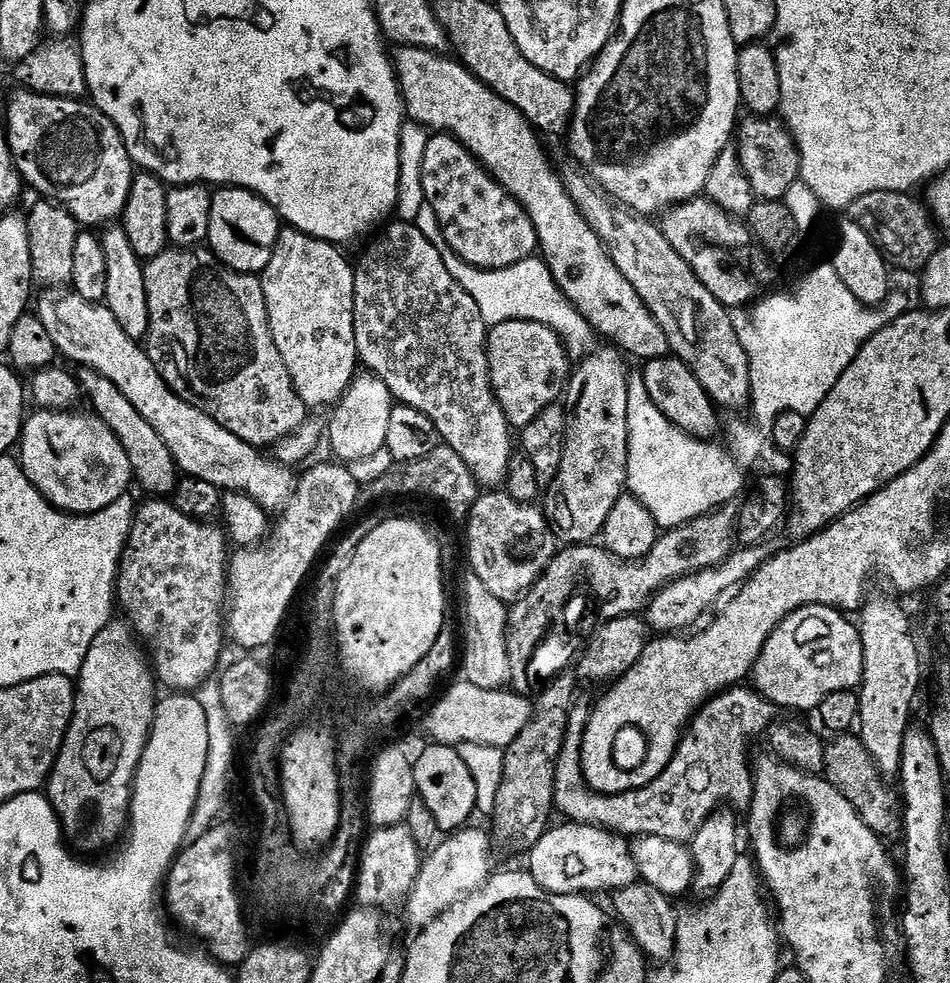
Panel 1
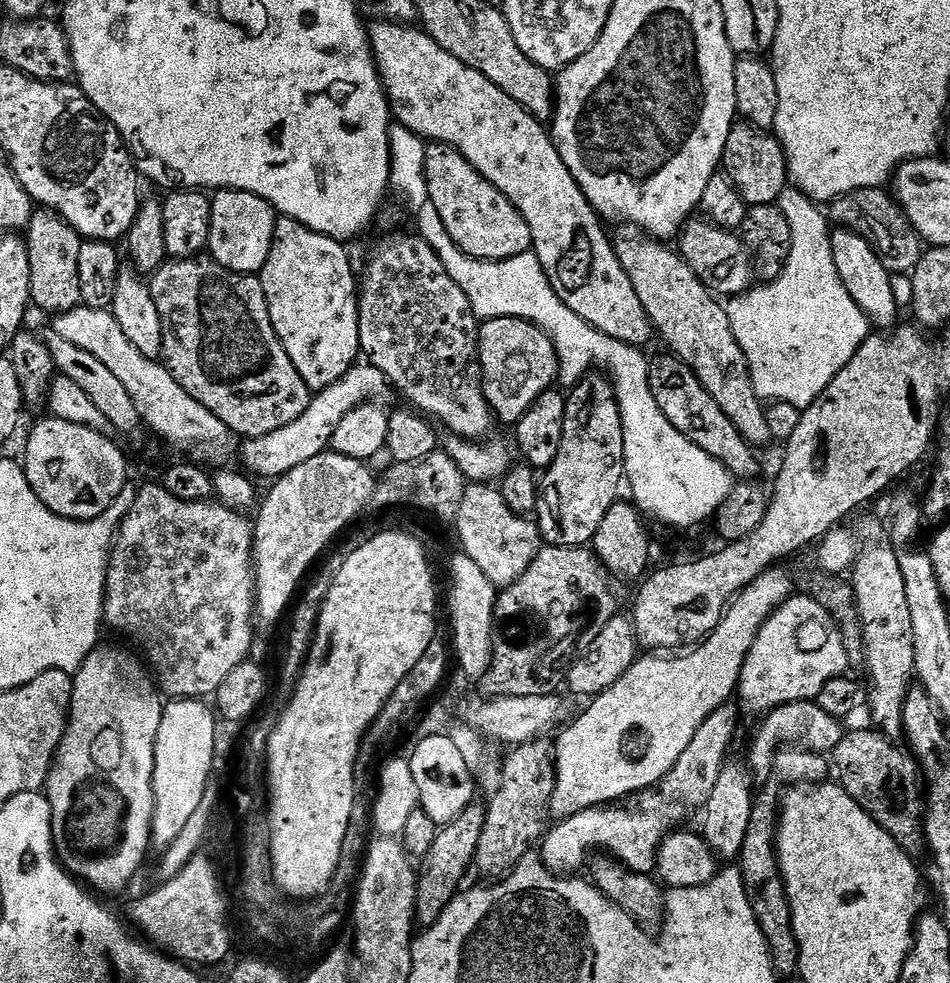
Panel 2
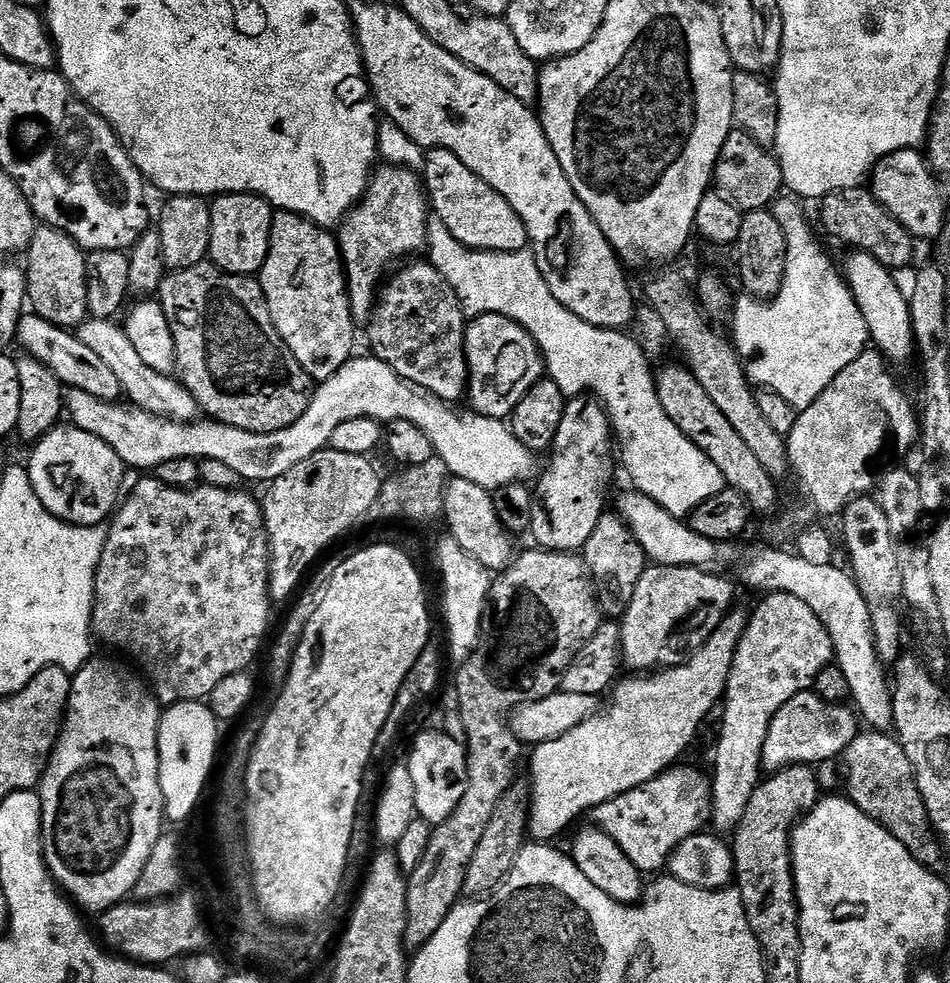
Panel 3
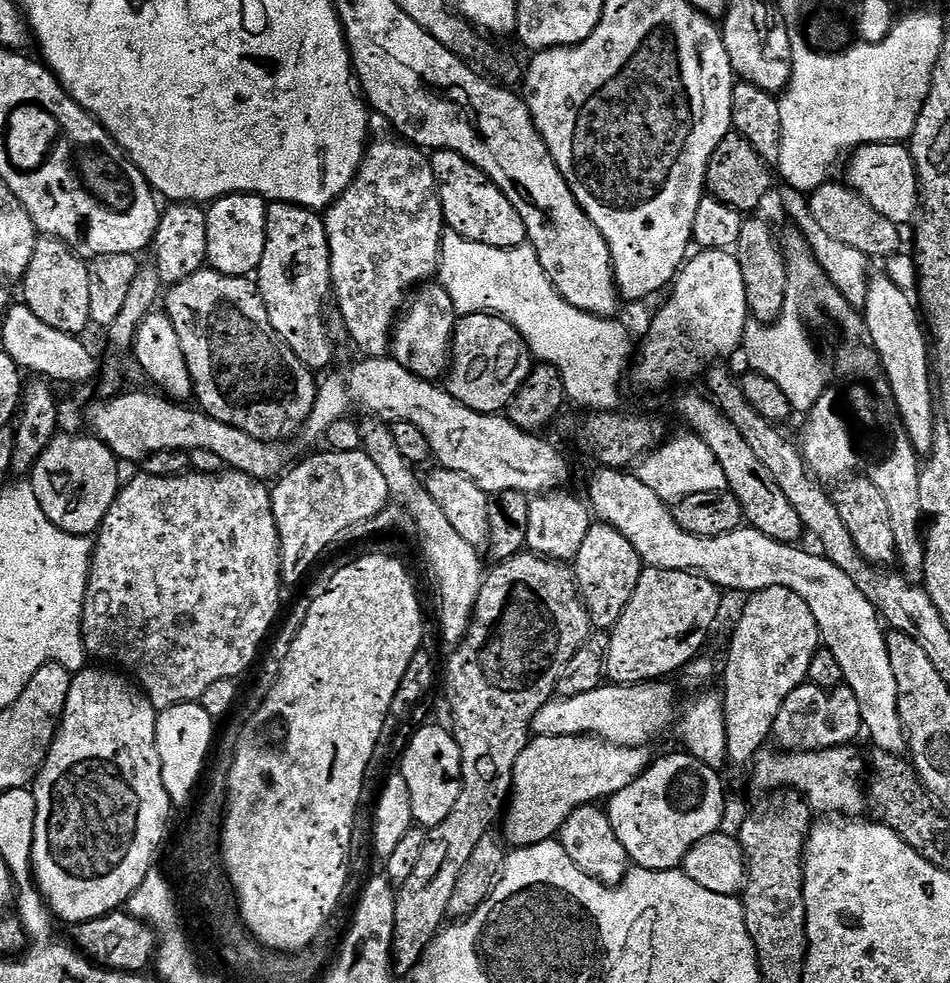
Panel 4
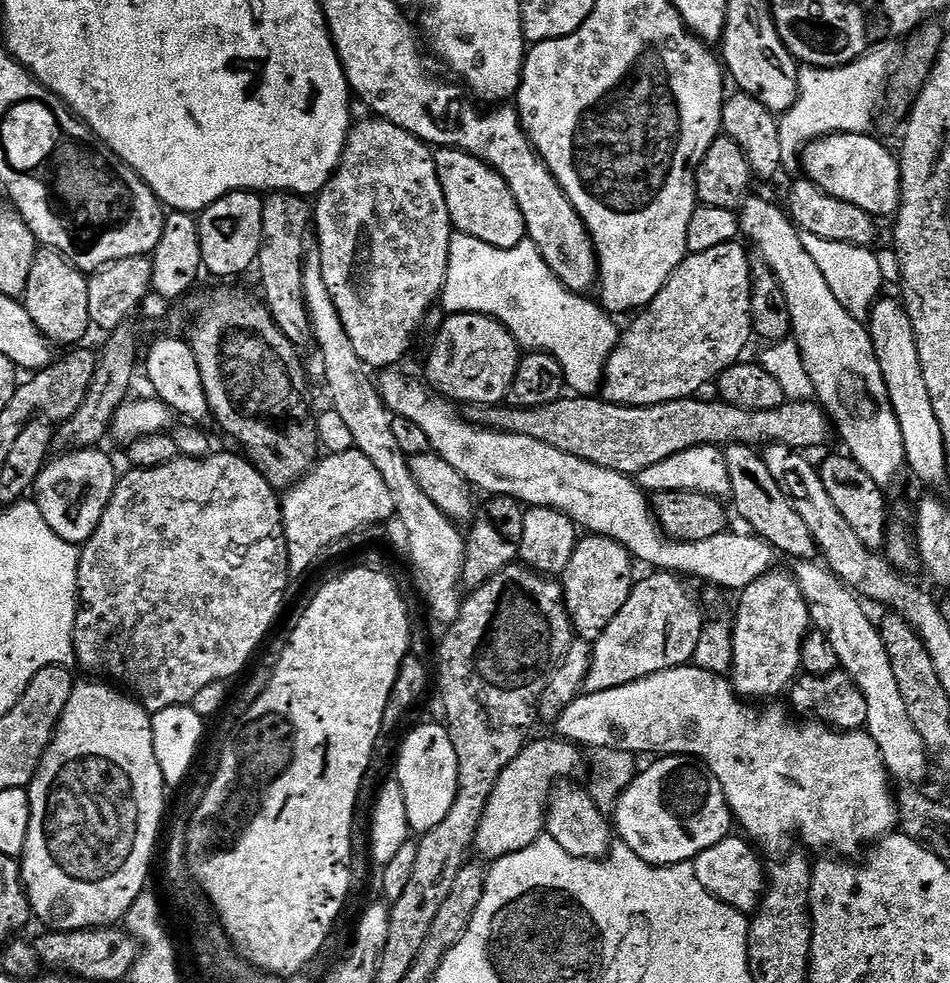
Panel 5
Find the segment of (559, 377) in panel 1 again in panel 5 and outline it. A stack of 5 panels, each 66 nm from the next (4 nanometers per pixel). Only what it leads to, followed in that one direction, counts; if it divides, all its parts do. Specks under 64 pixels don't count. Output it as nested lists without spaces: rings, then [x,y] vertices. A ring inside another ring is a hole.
[[[458,312],[443,317],[440,329],[436,332],[436,341],[432,344],[432,353],[428,356],[427,383],[439,395],[449,401],[461,400],[464,406],[496,406],[509,399],[512,383],[522,359],[522,349],[508,329],[491,316],[479,316],[476,312]]]

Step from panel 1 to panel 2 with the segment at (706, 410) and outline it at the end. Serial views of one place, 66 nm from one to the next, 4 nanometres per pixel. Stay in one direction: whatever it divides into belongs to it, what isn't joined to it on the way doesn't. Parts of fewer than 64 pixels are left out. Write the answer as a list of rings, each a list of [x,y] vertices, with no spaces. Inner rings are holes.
[[[666,352],[662,356],[654,356],[649,361],[648,381],[658,408],[680,434],[688,437],[700,450],[710,453],[715,460],[722,462],[733,477],[740,480],[759,477],[756,476],[760,472],[760,464],[755,456],[755,449],[740,436],[730,418],[720,409],[686,363]]]

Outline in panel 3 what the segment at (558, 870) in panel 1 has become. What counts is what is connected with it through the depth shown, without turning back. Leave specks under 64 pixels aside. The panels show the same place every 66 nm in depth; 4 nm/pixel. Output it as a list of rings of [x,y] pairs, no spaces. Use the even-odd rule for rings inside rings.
[[[680,767],[666,769],[661,776],[599,804],[590,813],[591,823],[610,834],[642,874],[659,873],[673,850],[686,838],[703,833],[712,819],[711,779],[696,768]]]

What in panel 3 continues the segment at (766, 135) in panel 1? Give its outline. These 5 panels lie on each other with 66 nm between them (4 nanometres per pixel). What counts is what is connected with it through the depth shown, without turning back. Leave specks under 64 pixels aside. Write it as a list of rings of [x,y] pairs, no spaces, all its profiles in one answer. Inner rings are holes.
[[[734,130],[726,138],[718,154],[714,184],[723,192],[727,200],[734,201],[741,212],[762,212],[773,205],[785,191],[782,166],[769,149],[762,147],[750,134],[743,130]]]

